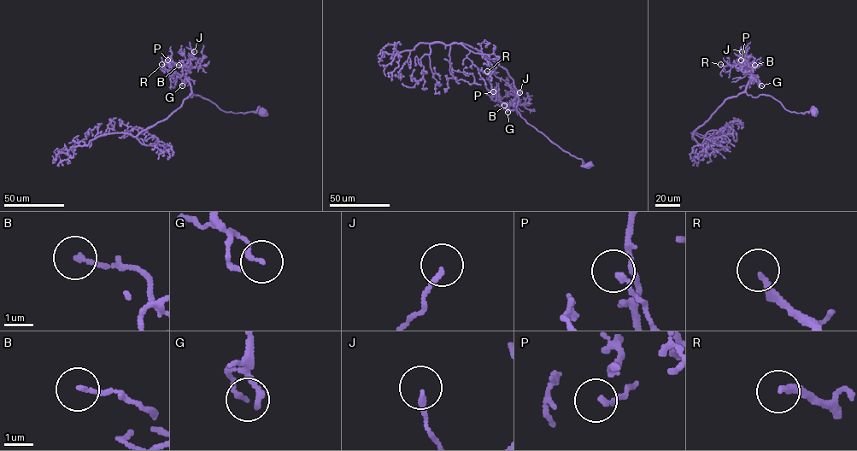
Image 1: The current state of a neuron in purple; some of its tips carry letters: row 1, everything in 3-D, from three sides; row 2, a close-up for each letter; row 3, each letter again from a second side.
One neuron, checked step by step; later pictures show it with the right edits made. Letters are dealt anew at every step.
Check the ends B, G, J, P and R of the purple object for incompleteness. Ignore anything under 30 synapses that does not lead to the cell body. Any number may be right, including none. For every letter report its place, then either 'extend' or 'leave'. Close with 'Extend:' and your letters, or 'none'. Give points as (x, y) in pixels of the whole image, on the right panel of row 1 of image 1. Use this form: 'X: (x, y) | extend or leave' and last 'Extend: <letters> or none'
B: (754, 65) | leave
G: (761, 85) | leave
J: (742, 51) | leave
P: (741, 60) | leave
R: (720, 64) | extend
Extend: R

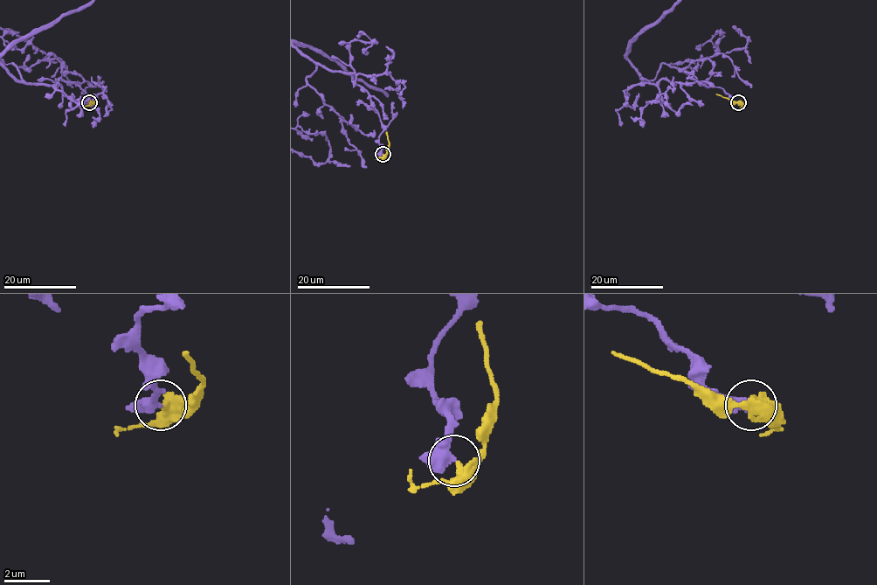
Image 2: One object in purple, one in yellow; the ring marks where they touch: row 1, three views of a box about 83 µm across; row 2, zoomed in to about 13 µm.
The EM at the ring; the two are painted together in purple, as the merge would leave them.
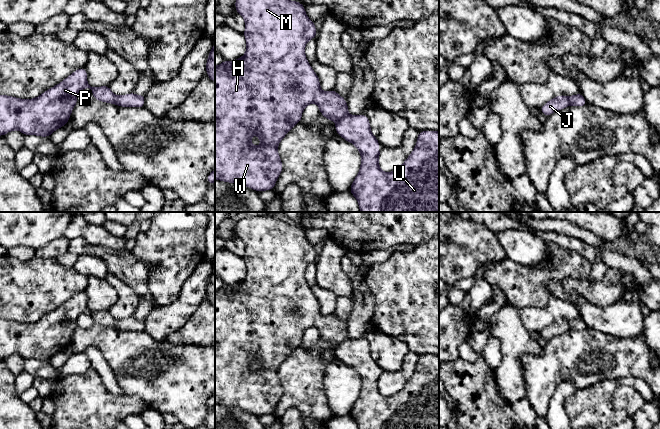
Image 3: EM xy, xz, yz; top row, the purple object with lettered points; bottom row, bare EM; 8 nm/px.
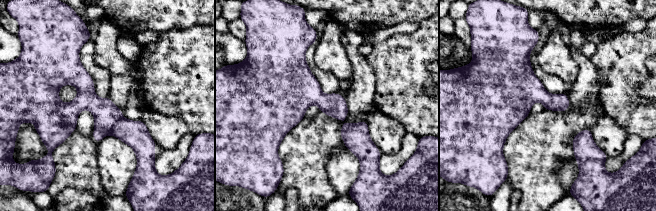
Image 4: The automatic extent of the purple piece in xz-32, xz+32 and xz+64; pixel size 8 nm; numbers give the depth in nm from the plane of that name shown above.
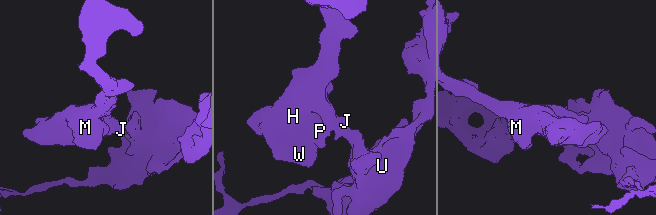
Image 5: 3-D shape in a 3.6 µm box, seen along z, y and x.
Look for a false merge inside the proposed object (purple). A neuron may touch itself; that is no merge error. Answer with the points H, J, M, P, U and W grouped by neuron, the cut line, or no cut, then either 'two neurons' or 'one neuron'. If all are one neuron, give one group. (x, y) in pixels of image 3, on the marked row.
groups H J M P W / U; cut xz (348, 114), (336, 121); two neurons

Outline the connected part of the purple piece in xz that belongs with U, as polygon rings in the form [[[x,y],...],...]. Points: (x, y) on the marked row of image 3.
[[[365,114],[346,115],[335,125],[339,136],[356,146],[361,155],[359,173],[349,191],[357,199],[360,212],[439,212],[439,131],[420,131],[416,145],[405,162],[396,170],[383,172],[379,166],[379,141],[371,132],[370,122]]]

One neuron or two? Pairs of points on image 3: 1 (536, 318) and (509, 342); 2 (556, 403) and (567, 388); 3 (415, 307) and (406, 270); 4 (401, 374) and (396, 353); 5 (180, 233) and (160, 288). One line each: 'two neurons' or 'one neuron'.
1: two neurons
2: one neuron
3: one neuron
4: two neurons
5: one neuron

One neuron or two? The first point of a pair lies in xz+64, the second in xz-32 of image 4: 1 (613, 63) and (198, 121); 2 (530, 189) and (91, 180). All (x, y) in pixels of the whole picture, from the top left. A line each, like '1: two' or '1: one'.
1: one
2: one

